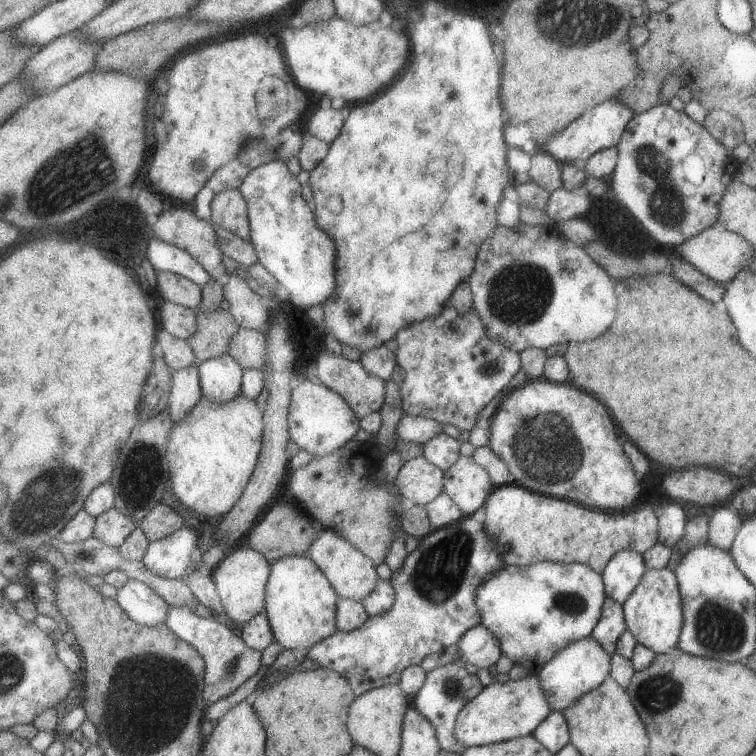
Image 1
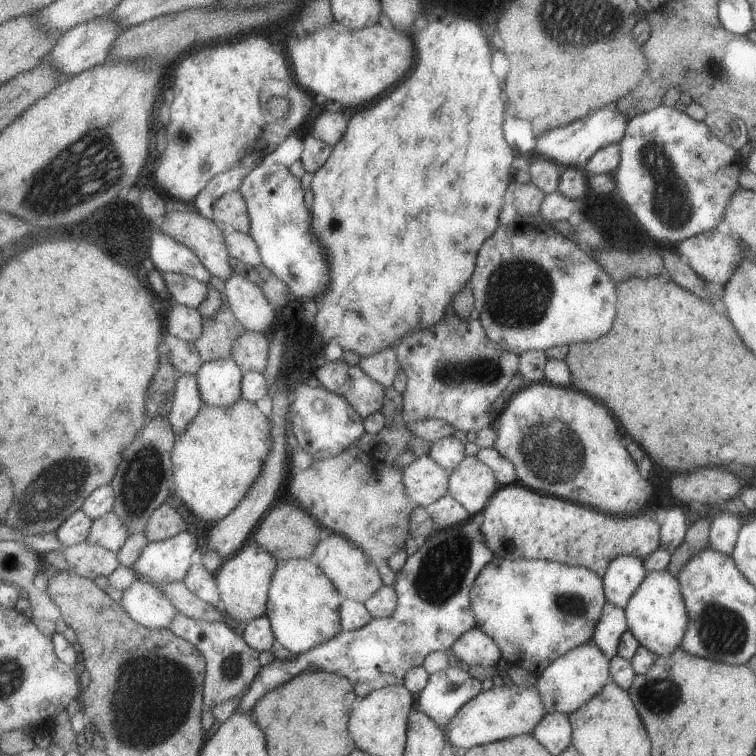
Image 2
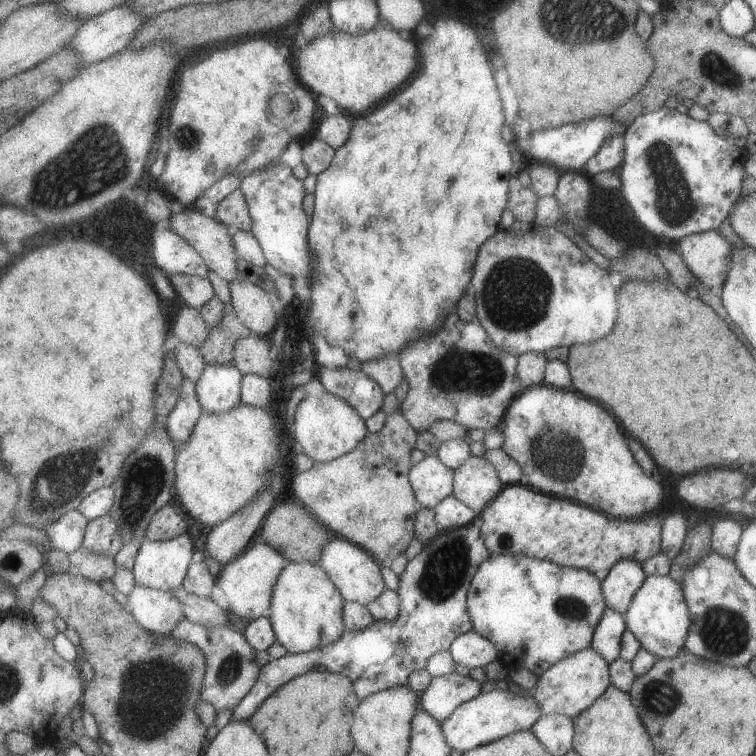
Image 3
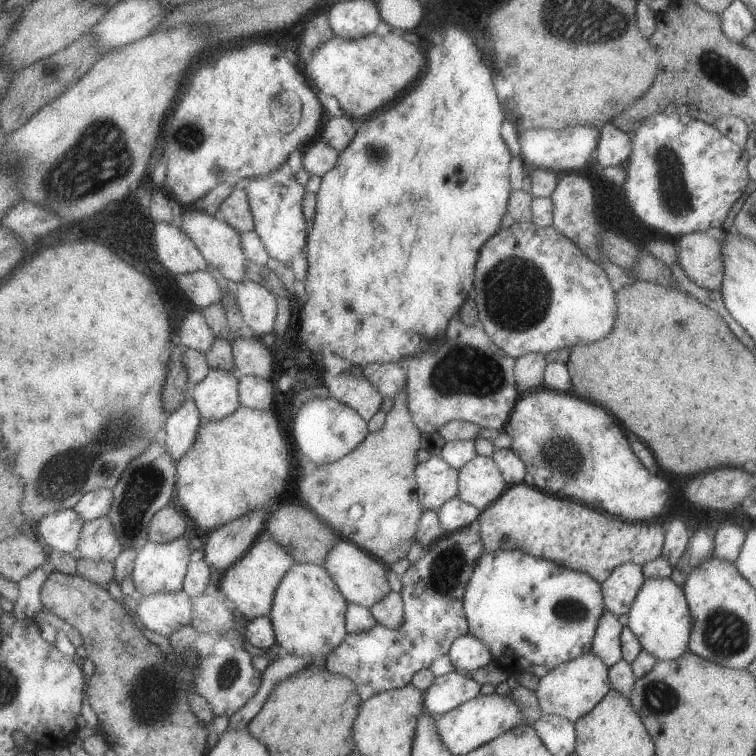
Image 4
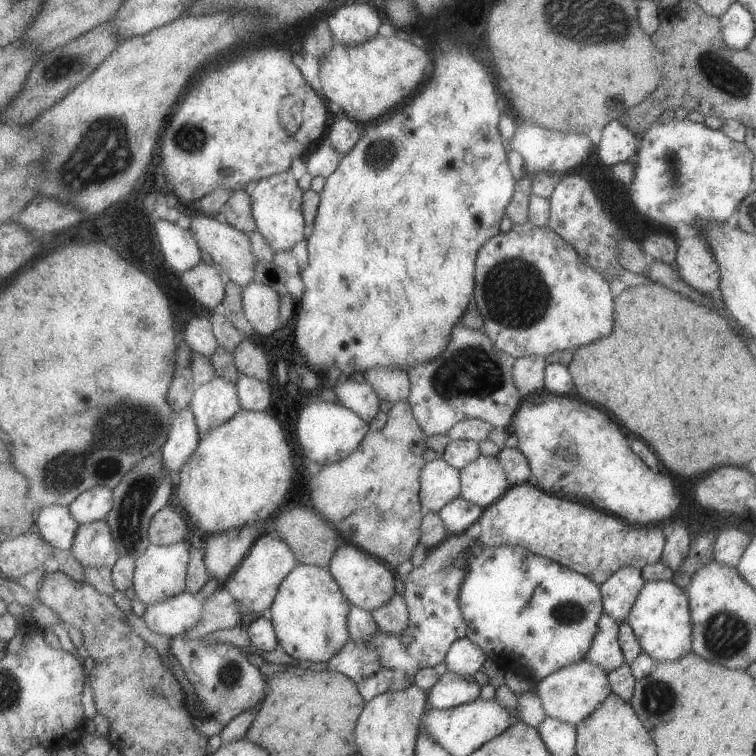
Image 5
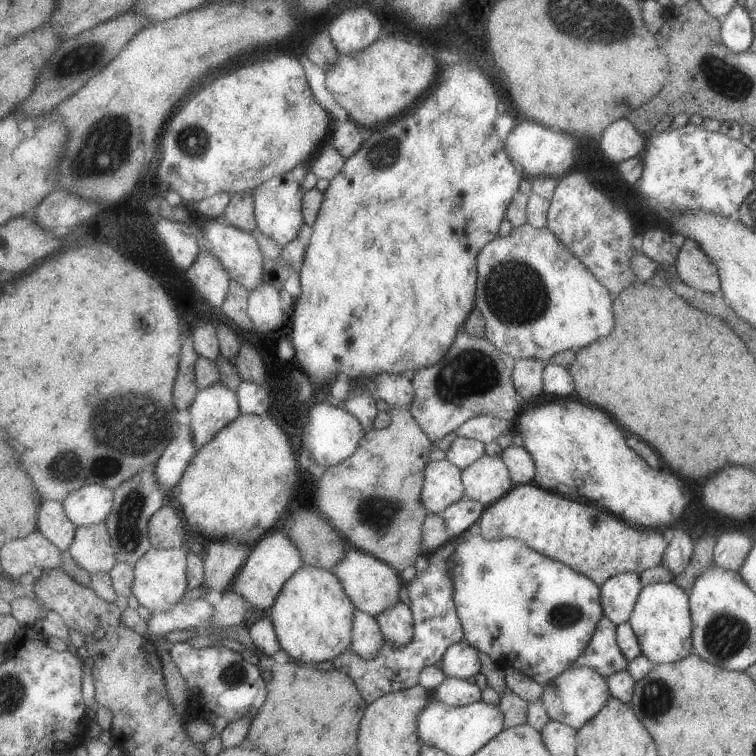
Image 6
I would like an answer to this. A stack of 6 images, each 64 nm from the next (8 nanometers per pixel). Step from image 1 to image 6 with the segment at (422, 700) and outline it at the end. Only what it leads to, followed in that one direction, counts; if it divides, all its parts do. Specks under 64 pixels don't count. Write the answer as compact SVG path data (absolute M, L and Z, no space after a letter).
M447 676L445 682L435 689L434 698L443 704L462 707L482 700L482 692L473 680Z

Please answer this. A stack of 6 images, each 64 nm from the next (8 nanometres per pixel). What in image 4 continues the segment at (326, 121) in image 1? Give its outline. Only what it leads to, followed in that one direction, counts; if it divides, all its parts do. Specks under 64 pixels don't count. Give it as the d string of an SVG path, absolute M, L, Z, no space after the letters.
M342 114L340 117L331 117L324 125L320 139L329 143L339 152L347 150L359 130L360 120L351 115Z

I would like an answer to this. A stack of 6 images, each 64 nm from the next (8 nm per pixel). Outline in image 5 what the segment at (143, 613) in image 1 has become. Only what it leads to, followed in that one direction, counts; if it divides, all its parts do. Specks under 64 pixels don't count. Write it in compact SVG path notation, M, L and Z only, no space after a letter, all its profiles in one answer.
M185 591L179 596L145 606L142 617L153 632L174 637L199 624L203 618L203 606L204 600L197 600L193 594Z

